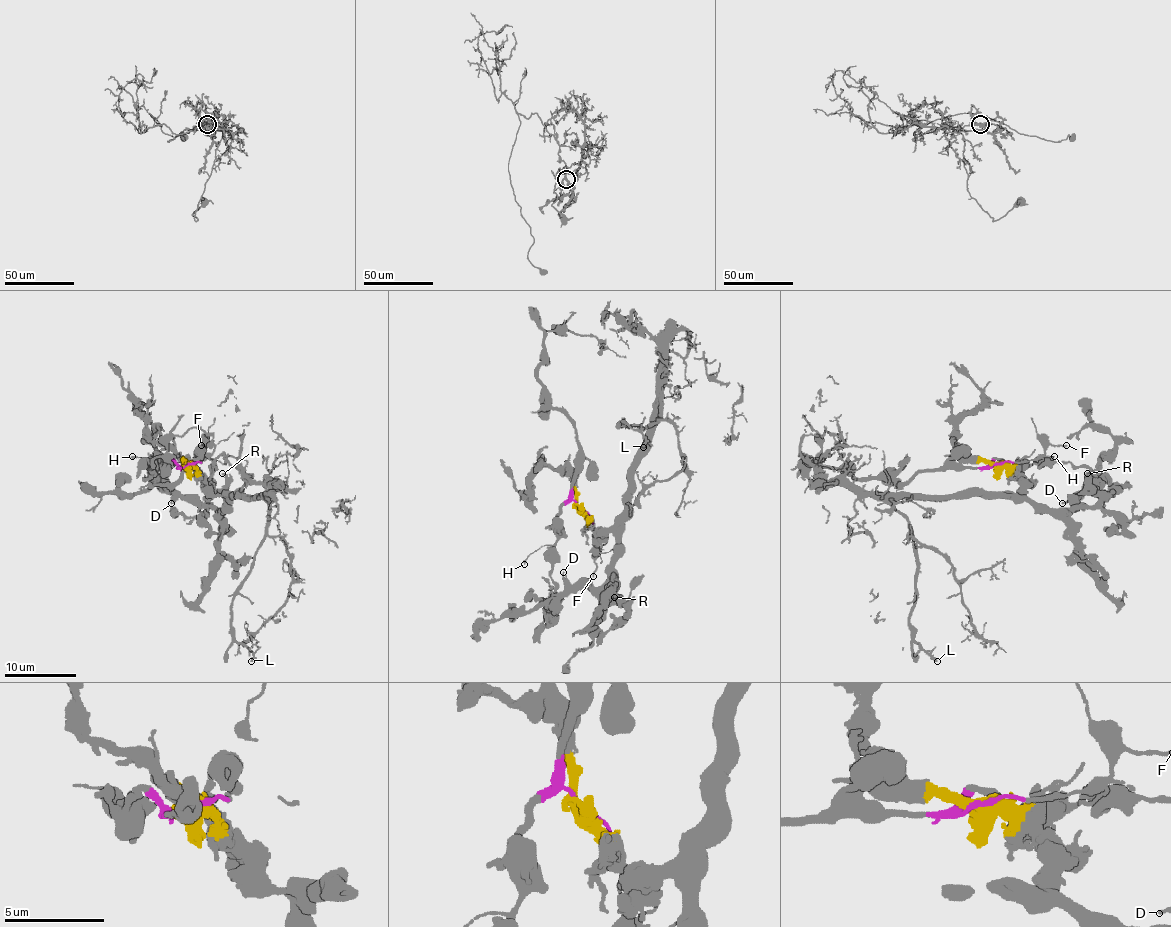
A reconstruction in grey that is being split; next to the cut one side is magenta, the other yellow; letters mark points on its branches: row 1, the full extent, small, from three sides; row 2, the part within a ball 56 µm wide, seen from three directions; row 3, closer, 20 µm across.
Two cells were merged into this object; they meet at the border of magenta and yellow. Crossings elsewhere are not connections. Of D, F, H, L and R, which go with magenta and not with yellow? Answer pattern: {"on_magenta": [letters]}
{"on_magenta": ["F", "H"]}

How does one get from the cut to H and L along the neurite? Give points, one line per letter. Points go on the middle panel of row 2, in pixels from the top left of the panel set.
H: (580, 506), (571, 501), (563, 505), (556, 519), (556, 541), (540, 546), (524, 564)
L: (580, 506), (607, 530), (630, 508), (630, 476), (659, 404), (646, 427), (623, 420), (643, 447)

